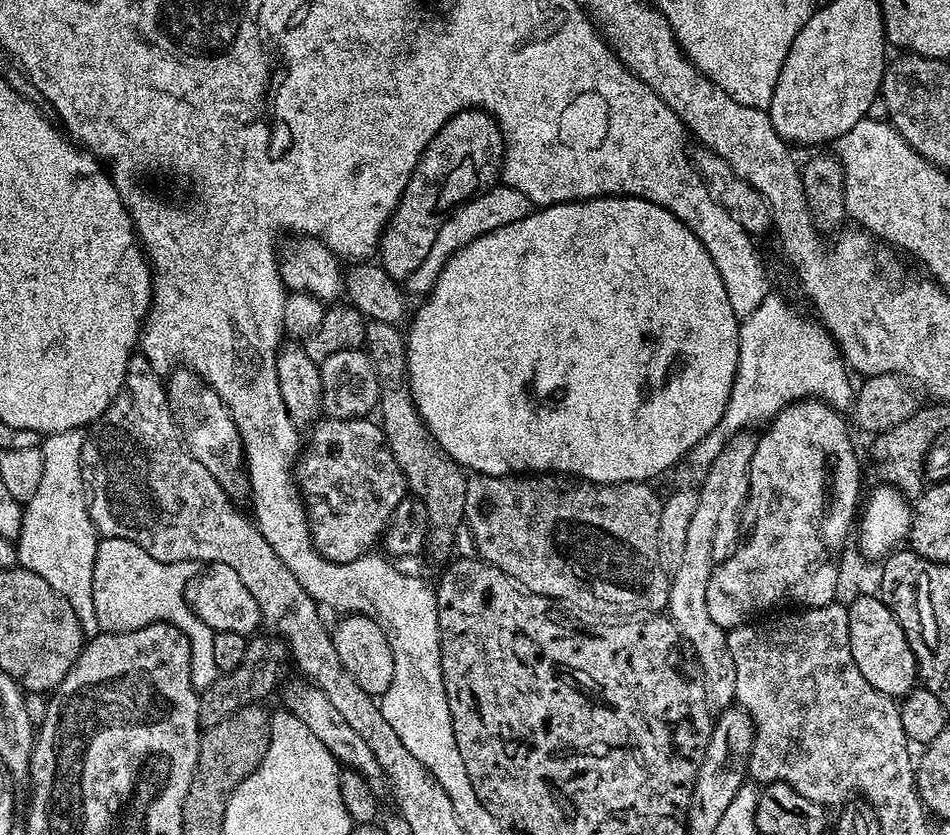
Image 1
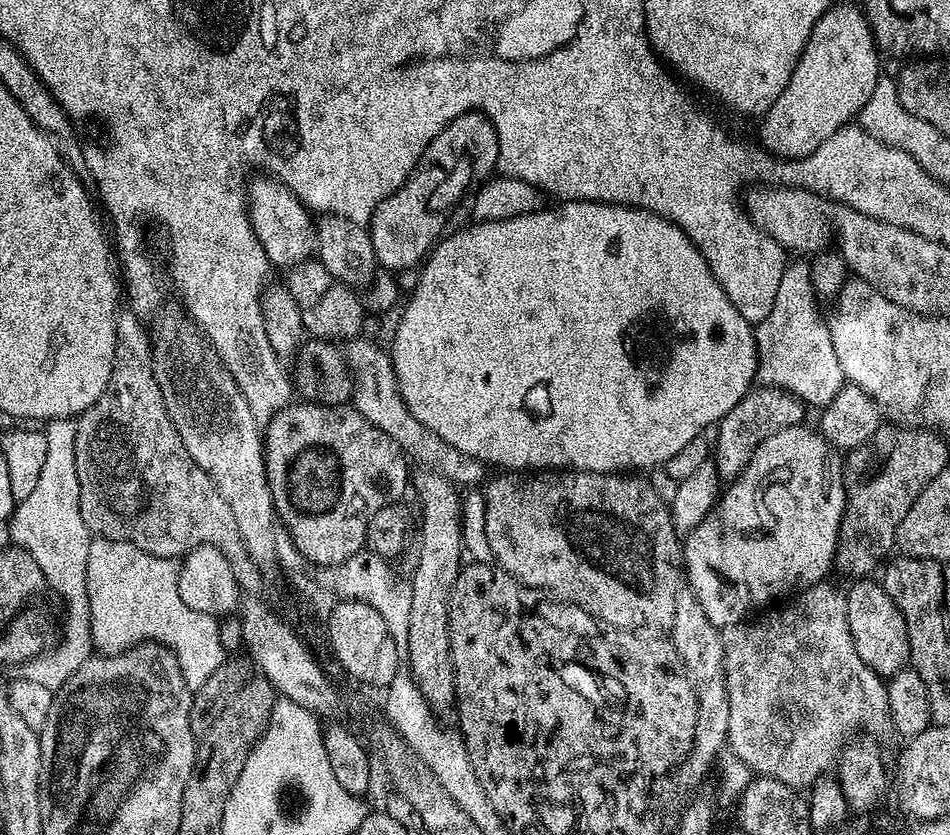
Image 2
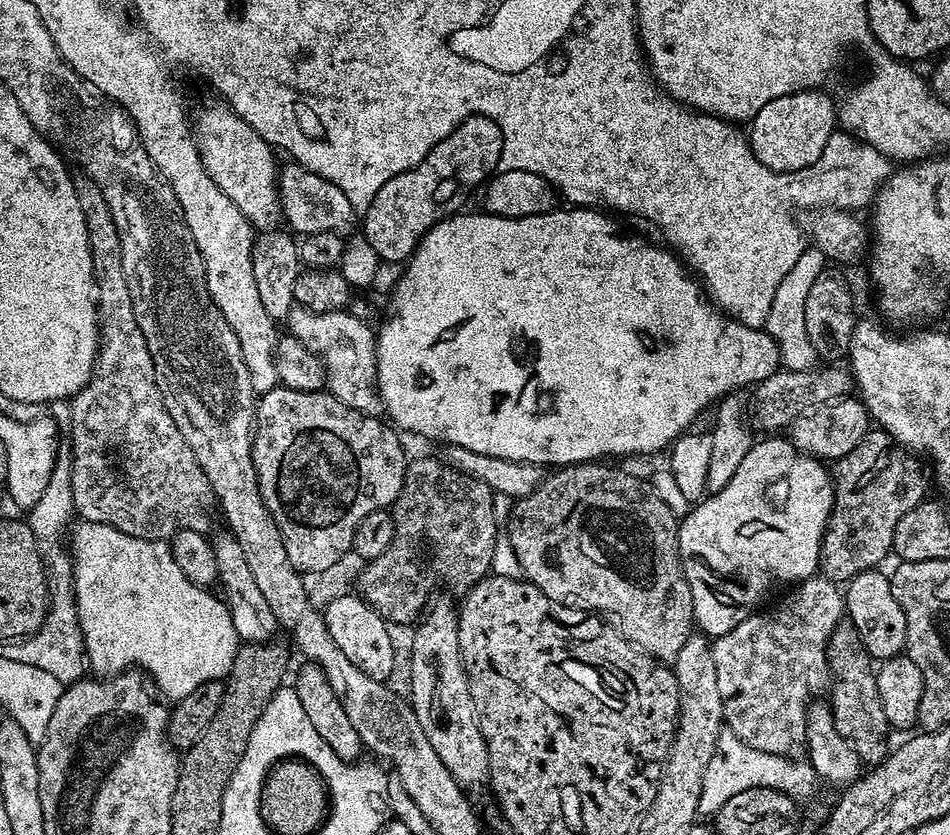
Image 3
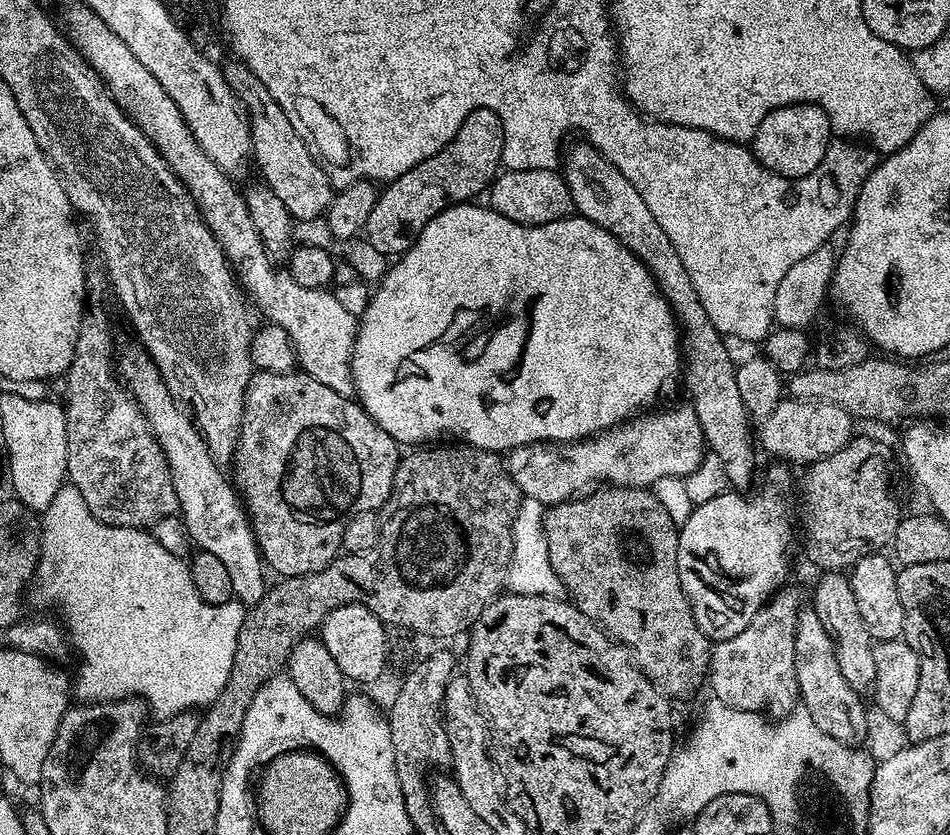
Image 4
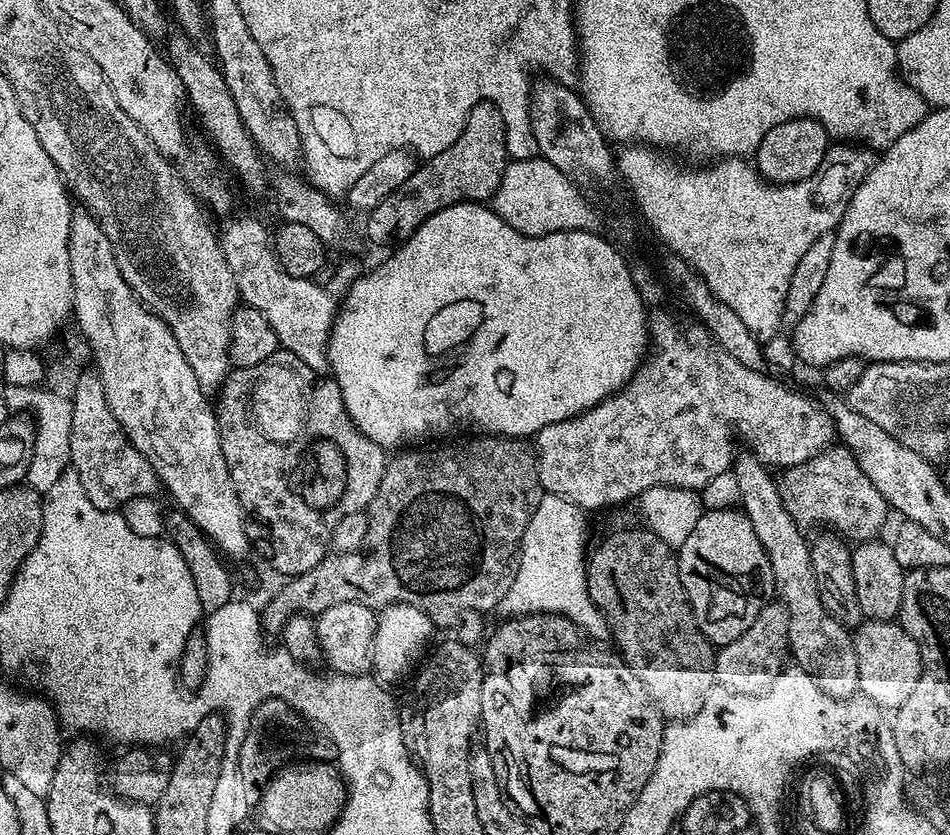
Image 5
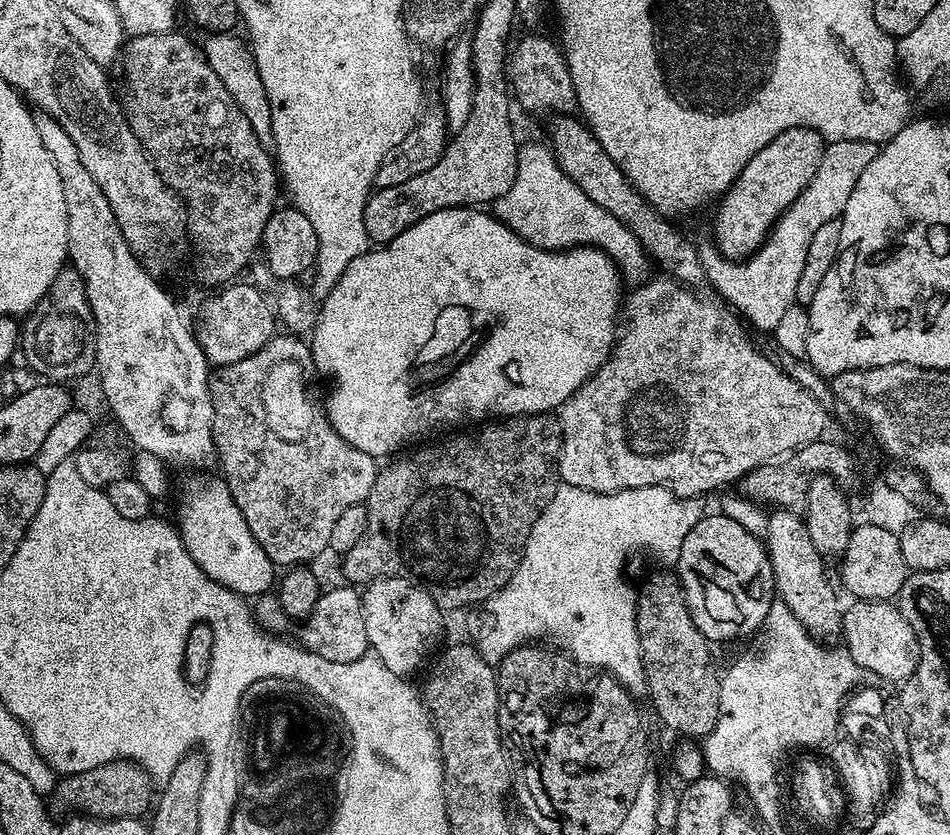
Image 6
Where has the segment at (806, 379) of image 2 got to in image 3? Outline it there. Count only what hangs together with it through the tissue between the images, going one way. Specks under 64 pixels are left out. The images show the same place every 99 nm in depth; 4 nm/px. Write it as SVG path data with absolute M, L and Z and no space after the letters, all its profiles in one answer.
M808 246L808 249L805 247L798 262L794 262L794 266L790 266L790 270L787 271L786 278L782 278L778 294L774 294L766 330L776 340L783 367L789 372L807 372L817 367L818 357L806 334L806 296L810 294L810 286L814 286L818 274L823 272L825 267L826 258L821 252L815 246Z

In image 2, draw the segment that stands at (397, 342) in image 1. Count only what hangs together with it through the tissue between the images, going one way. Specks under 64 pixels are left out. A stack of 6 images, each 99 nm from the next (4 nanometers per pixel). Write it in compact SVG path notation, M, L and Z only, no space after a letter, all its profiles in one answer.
M420 470L411 477L410 484L414 489L416 488L416 496L420 499L420 512L418 508L418 544L420 540L420 553L416 556L416 569L412 572L412 580L410 579L410 587L412 593L410 594L410 630L408 631L408 646L406 649L406 664L408 664L412 669L410 669L410 675L413 680L416 681L417 686L422 690L422 694L426 699L428 699L428 704L432 708L433 712L437 714L444 714L444 711L448 707L453 707L456 704L456 679L454 678L454 670L452 669L452 660L449 658L450 654L450 630L448 626L448 603L452 597L452 587L454 582L458 578L462 567L462 559L460 560L460 551L464 548L464 532L460 529L460 496L458 493L457 485L452 484L446 478L442 478L442 474L437 472L429 472L427 470Z

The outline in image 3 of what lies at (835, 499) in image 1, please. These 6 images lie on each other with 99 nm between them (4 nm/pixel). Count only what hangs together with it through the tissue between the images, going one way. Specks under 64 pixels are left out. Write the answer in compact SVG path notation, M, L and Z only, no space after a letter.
M772 434L768 440L757 439L750 454L738 462L734 478L722 490L705 495L679 521L680 561L690 586L694 624L703 635L715 638L734 630L738 622L761 607L772 583L795 586L817 575L824 531L832 513L834 476L815 456L799 452L791 439Z

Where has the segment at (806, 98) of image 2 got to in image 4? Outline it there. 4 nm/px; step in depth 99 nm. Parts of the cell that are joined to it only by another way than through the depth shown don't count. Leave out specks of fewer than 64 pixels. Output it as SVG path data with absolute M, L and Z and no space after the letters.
M791 104L790 106L776 108L770 114L766 114L766 118L762 118L762 122L750 142L750 147L753 154L756 155L758 163L766 166L769 172L797 180L806 174L810 174L819 166L833 139L834 133L830 126L830 118L818 105Z

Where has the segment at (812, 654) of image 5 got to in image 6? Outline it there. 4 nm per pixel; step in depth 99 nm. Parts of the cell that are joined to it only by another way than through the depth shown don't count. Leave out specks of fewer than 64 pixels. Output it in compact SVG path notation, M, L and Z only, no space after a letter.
M792 510L773 511L768 517L766 547L776 583L776 595L786 606L790 606L794 618L798 618L804 629L821 642L831 641L828 640L831 636L839 637L842 632L842 603L840 604L827 574L824 573L825 559L818 554L818 550L814 550L814 542L810 539L810 530L806 530L803 515Z

